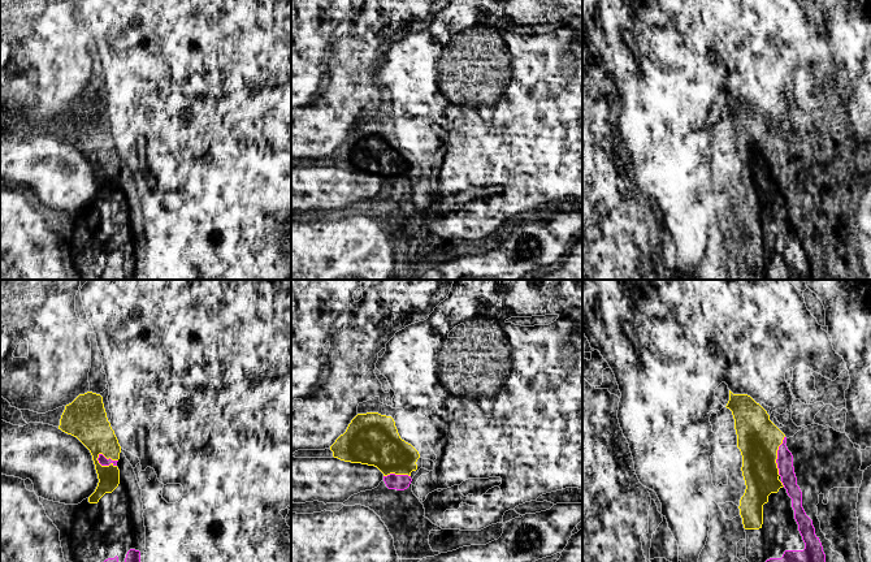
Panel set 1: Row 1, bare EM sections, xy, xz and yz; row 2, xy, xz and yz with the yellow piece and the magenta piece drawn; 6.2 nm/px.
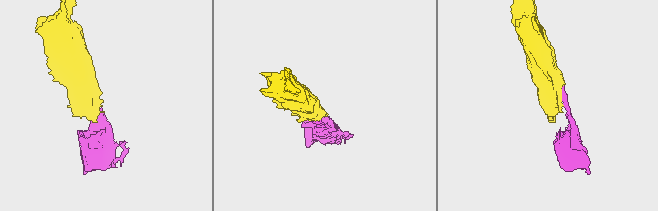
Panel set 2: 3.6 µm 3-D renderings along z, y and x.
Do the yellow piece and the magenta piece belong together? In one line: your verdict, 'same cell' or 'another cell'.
same cell

